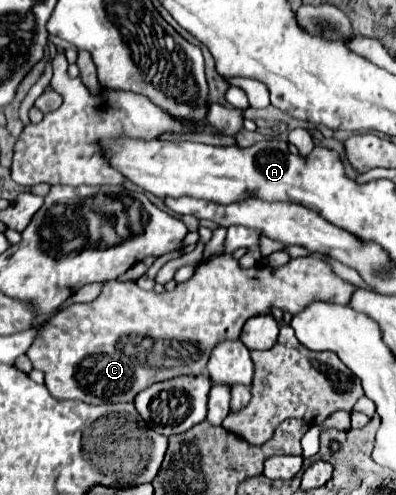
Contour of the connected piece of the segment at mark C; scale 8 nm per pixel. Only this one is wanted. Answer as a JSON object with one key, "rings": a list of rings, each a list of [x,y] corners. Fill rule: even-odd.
{"rings":[[[220,254],[200,262],[194,276],[176,284],[172,292],[146,292],[140,290],[136,282],[106,282],[96,300],[60,308],[46,326],[42,326],[26,354],[32,360],[32,366],[44,372],[44,384],[56,400],[82,400],[96,406],[132,402],[138,392],[154,382],[170,380],[182,374],[202,374],[214,346],[224,340],[238,340],[248,318],[270,314],[272,308],[280,308],[282,312],[296,316],[312,302],[348,304],[350,290],[354,290],[354,286],[336,276],[332,268],[318,258],[292,258],[280,268],[272,268],[268,264],[240,268],[240,262],[232,254]]]}

